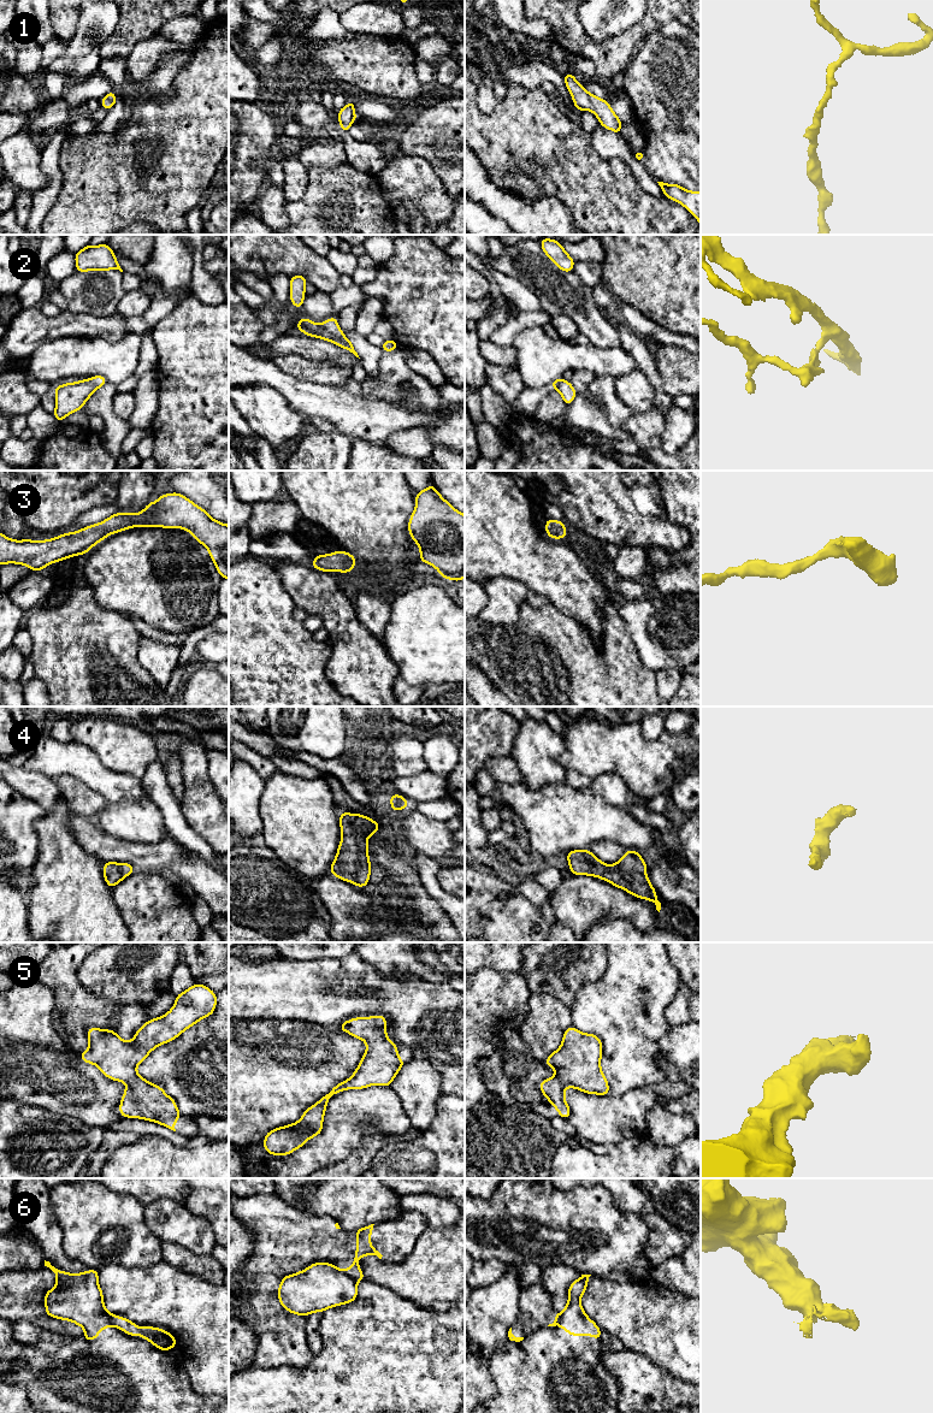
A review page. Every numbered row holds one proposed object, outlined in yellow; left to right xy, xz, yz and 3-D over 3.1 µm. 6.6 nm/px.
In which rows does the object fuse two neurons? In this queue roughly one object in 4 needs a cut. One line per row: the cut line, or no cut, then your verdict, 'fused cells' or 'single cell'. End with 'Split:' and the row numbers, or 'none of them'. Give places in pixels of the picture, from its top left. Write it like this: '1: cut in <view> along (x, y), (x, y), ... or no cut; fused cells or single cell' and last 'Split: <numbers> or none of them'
1: no cut; single cell
2: cut in xz along (322, 324), (329, 332), (344, 338); fused cells
3: no cut; single cell
4: no cut; single cell
5: no cut; single cell
6: cut in xz along (340, 1270), (349, 1273), (356, 1281); fused cells
Split: 2, 6

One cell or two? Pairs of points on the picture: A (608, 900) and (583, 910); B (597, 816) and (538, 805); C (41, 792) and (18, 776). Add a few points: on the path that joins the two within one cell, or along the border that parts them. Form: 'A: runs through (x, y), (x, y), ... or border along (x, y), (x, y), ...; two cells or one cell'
A: runs through (602, 900), (592, 900), (589, 904); one cell
B: runs through (583, 816), (553, 816); one cell
C: runs through (35, 786), (24, 781); one cell

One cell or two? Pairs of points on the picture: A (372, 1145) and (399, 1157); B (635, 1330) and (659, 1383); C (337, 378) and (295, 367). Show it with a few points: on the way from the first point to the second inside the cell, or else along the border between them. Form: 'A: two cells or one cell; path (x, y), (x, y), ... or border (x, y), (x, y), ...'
A: two cells; border (407, 1139), (387, 1142), (367, 1165)
B: two cells; border (625, 1348), (645, 1354), (668, 1372)
C: one cell; path (326, 372), (306, 368)

